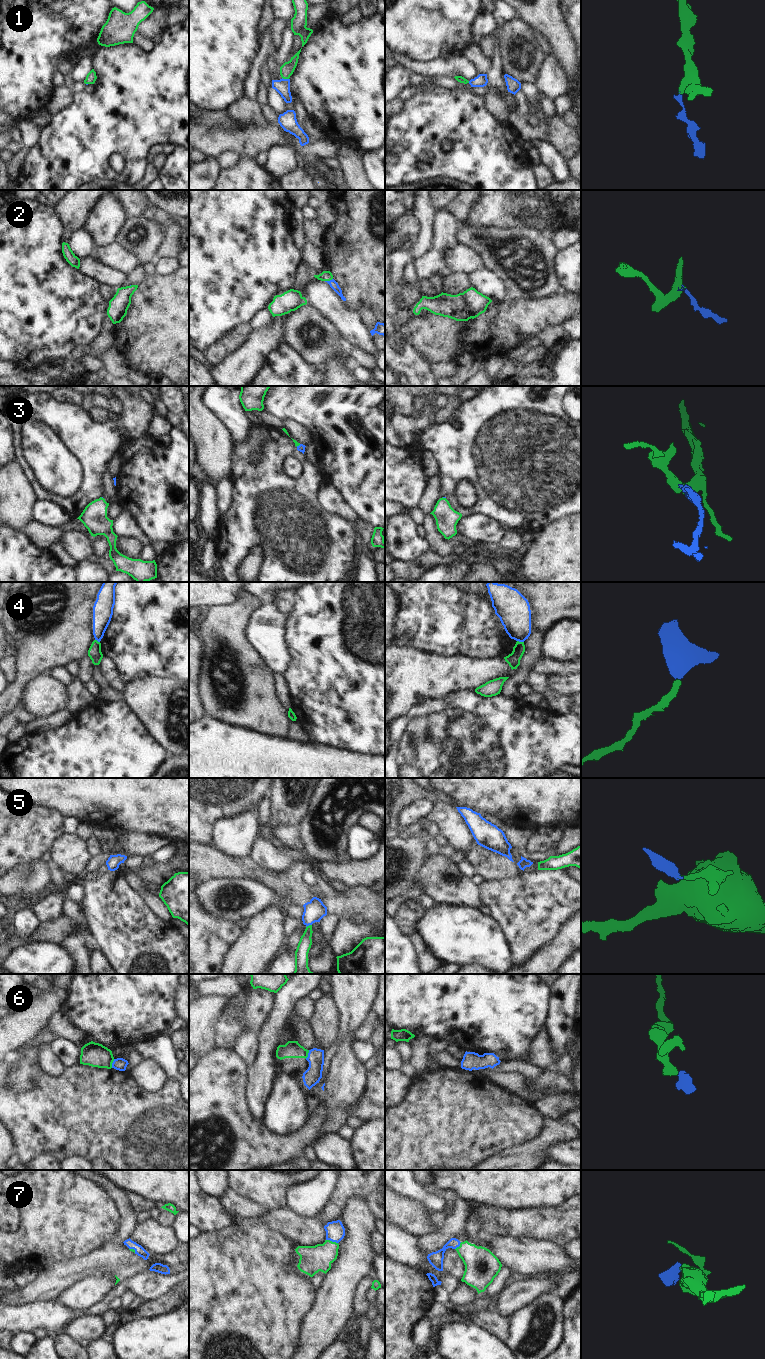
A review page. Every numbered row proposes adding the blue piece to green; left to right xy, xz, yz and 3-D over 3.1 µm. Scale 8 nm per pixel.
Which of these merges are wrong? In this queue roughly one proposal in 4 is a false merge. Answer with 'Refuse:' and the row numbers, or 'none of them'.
Refuse: 4, 6.

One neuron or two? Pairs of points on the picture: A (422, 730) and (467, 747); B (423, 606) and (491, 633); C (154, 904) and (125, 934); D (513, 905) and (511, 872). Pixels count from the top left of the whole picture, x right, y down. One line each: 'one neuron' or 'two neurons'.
A: one neuron
B: one neuron
C: two neurons
D: two neurons

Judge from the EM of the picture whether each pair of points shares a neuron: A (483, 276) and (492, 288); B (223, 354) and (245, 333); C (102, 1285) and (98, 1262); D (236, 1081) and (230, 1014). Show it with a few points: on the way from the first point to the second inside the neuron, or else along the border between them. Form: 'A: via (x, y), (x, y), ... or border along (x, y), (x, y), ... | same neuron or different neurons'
A: via (484, 279), (490, 285) | same neuron
B: via (228, 348), (239, 337) | same neuron
C: border along (114, 1274), (95, 1274), (85, 1277), (78, 1282) | different neurons
D: border along (219, 1047), (233, 1050) | different neurons

